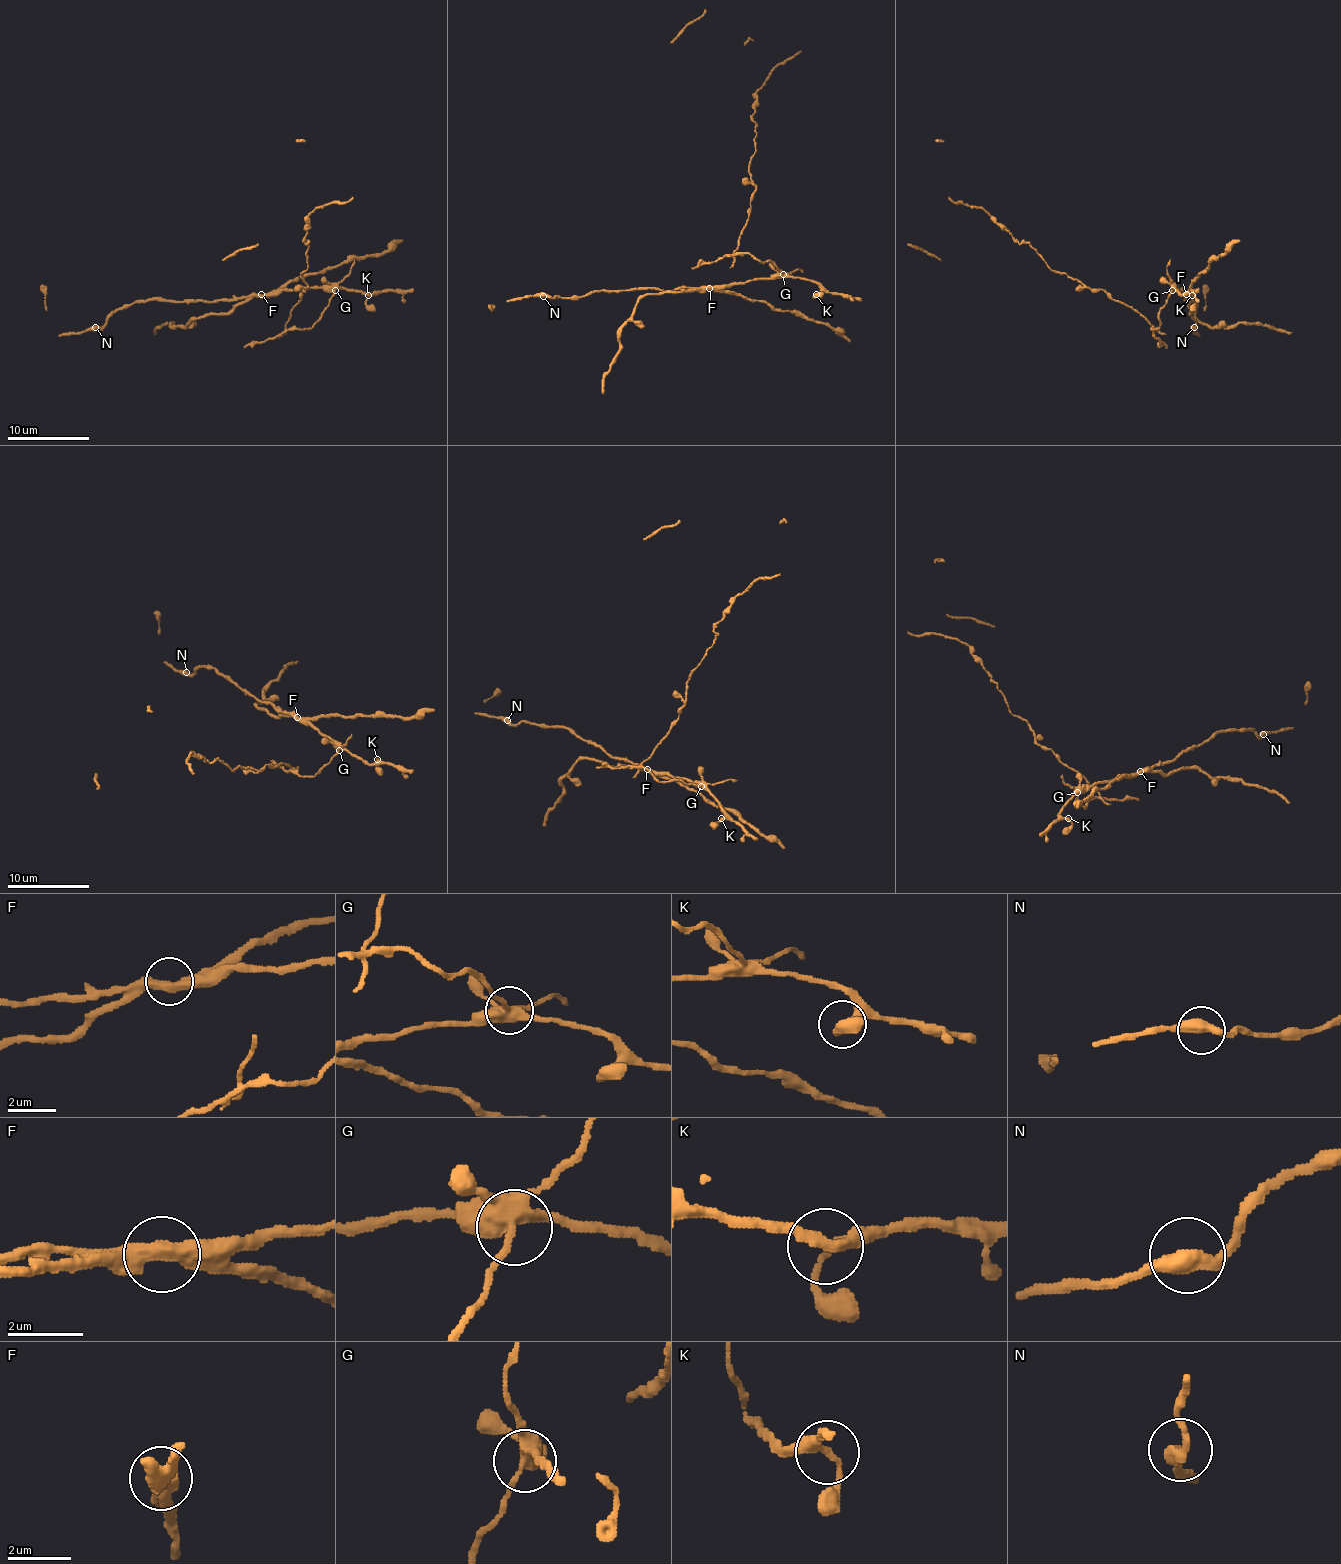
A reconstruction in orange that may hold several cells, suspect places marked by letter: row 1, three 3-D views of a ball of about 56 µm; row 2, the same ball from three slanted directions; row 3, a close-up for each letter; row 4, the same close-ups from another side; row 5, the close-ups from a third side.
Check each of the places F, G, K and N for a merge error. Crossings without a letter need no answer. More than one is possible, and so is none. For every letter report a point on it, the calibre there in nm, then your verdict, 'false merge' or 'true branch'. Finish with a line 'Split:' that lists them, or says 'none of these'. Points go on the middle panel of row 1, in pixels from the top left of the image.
F: place (709, 288); calibre 440 nm; false merge
G: place (783, 274); calibre 440 nm; false merge
K: place (816, 294); calibre 220 nm; true branch
N: place (543, 296); calibre 400 nm; true branch
Split: F, G

